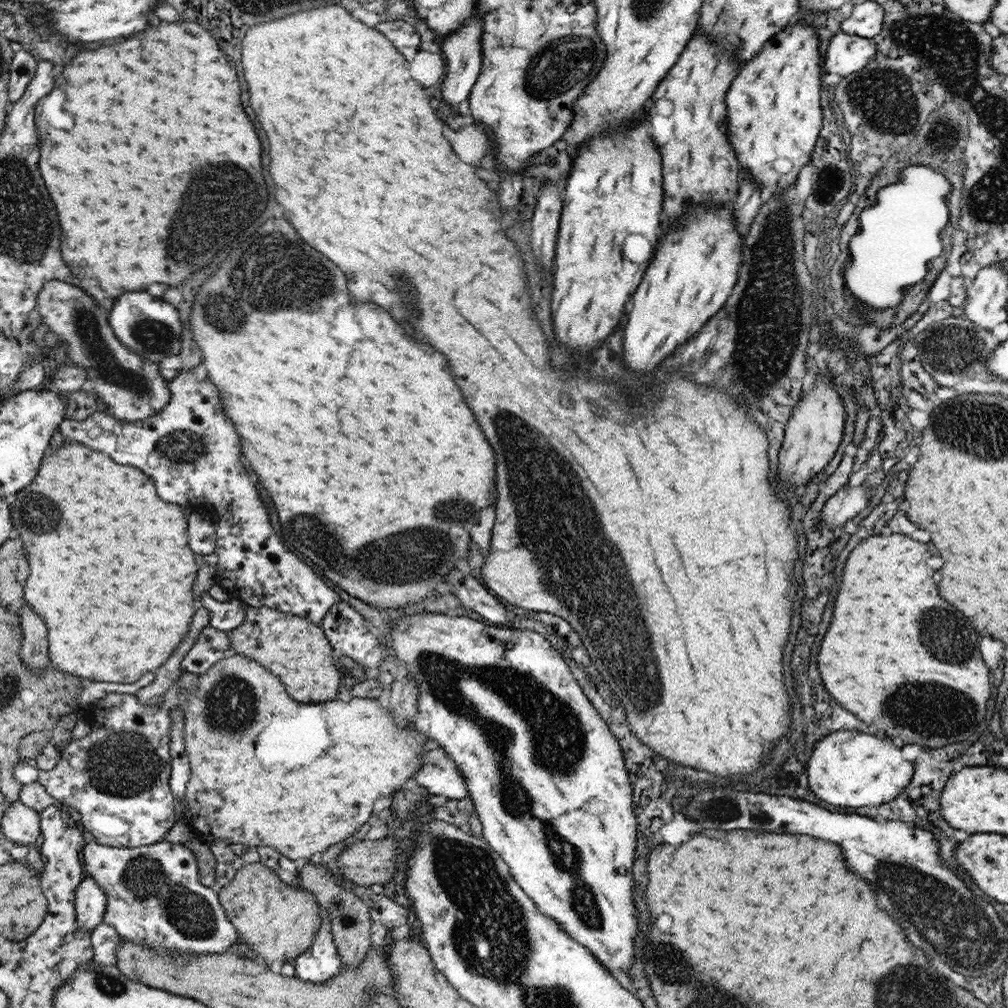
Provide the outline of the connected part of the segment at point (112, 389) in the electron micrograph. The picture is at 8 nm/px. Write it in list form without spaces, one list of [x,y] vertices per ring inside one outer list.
[[[49,280],[39,293],[38,312],[42,324],[58,333],[59,342],[66,344],[68,358],[87,372],[86,387],[92,386],[100,410],[132,424],[151,419],[170,403],[170,390],[160,376],[158,362],[148,361],[128,349],[111,327],[107,310],[96,306],[84,290],[60,280]]]

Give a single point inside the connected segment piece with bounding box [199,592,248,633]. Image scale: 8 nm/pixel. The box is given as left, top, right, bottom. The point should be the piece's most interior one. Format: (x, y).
(226, 616)

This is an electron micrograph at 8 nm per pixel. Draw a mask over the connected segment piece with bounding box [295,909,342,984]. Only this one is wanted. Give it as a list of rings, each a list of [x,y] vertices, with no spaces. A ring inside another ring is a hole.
[[[325,909],[319,911],[321,925],[315,942],[295,959],[295,976],[312,984],[331,982],[342,970],[342,962],[330,927],[330,912]]]

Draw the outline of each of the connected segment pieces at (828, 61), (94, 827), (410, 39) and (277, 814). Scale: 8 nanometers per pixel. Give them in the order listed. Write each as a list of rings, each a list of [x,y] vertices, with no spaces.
[[[838,30],[826,51],[824,70],[830,74],[848,76],[875,60],[876,53],[876,45],[871,39]]]
[[[175,682],[165,693],[160,707],[148,707],[138,701],[136,695],[110,693],[97,700],[94,708],[86,714],[86,722],[92,731],[82,739],[65,745],[60,752],[58,765],[49,771],[40,771],[39,784],[46,793],[64,806],[76,809],[81,816],[84,831],[100,845],[116,848],[134,848],[160,843],[177,822],[174,798],[168,786],[171,778],[172,724],[171,712],[185,695],[183,688]]]
[[[400,19],[394,20],[398,20],[398,22],[388,22],[387,20],[382,22],[382,24],[378,23],[376,28],[380,28],[380,32],[382,32],[382,34],[397,48],[397,50],[401,52],[401,55],[410,62],[416,56],[416,53],[421,49],[420,35],[416,32],[416,29],[413,26],[410,26],[410,24],[406,24],[406,22],[400,22]]]
[[[229,654],[228,658],[219,660],[210,672],[198,678],[197,690],[184,702],[185,731],[184,740],[189,758],[190,779],[185,789],[185,809],[188,824],[201,834],[201,839],[207,842],[224,840],[232,844],[245,844],[255,847],[272,847],[281,855],[291,858],[309,859],[316,852],[325,852],[332,845],[346,840],[350,836],[360,835],[365,830],[364,823],[370,818],[375,808],[376,800],[389,795],[396,788],[403,787],[412,780],[420,770],[423,762],[423,752],[432,749],[432,740],[426,735],[414,738],[410,732],[415,728],[412,720],[407,725],[399,723],[395,714],[388,708],[378,704],[373,698],[352,697],[348,702],[335,699],[327,703],[307,704],[292,697],[282,684],[279,676],[264,668],[259,661],[253,661],[241,654]]]

